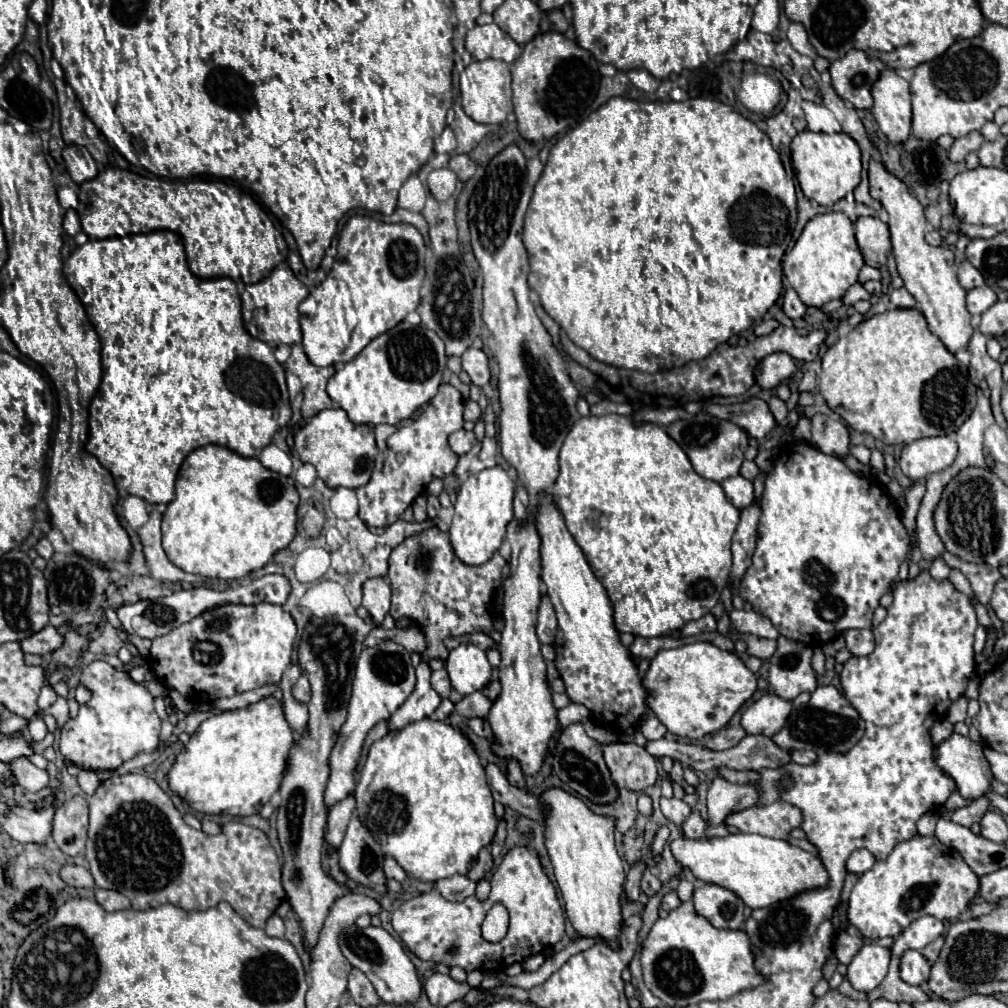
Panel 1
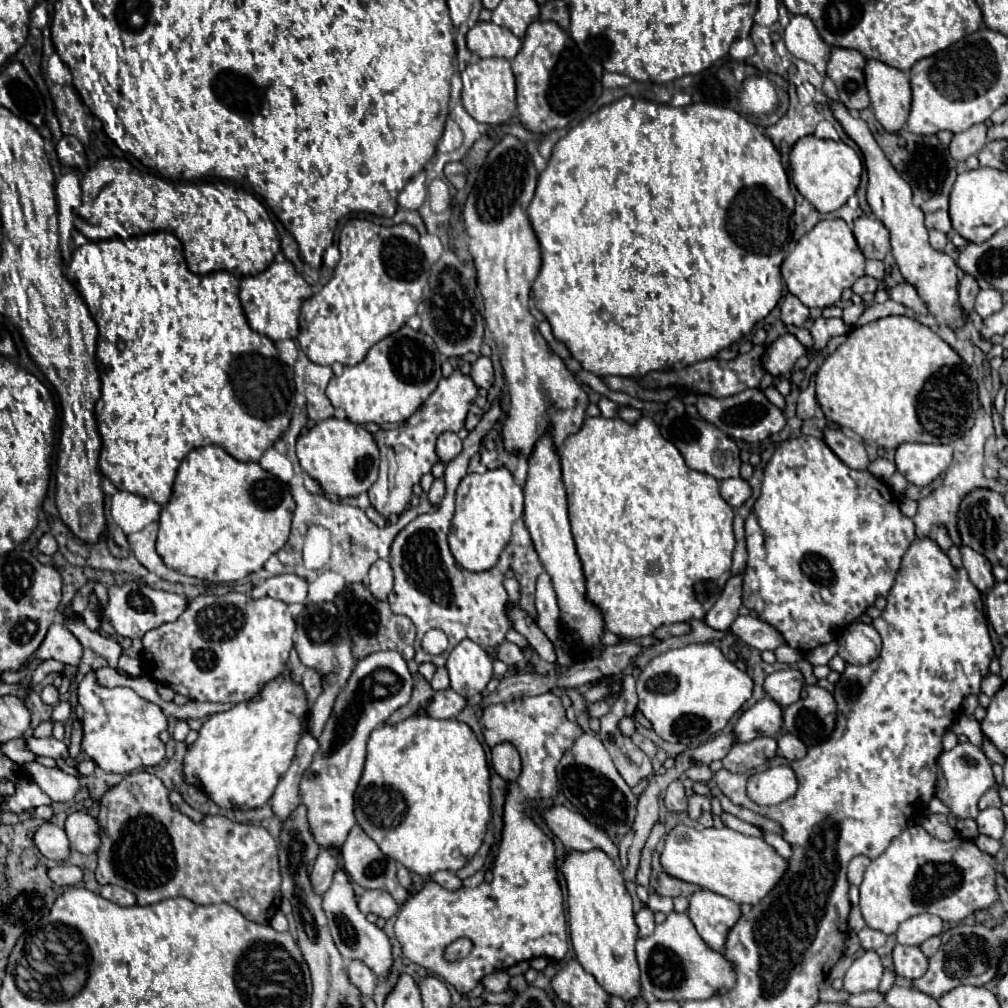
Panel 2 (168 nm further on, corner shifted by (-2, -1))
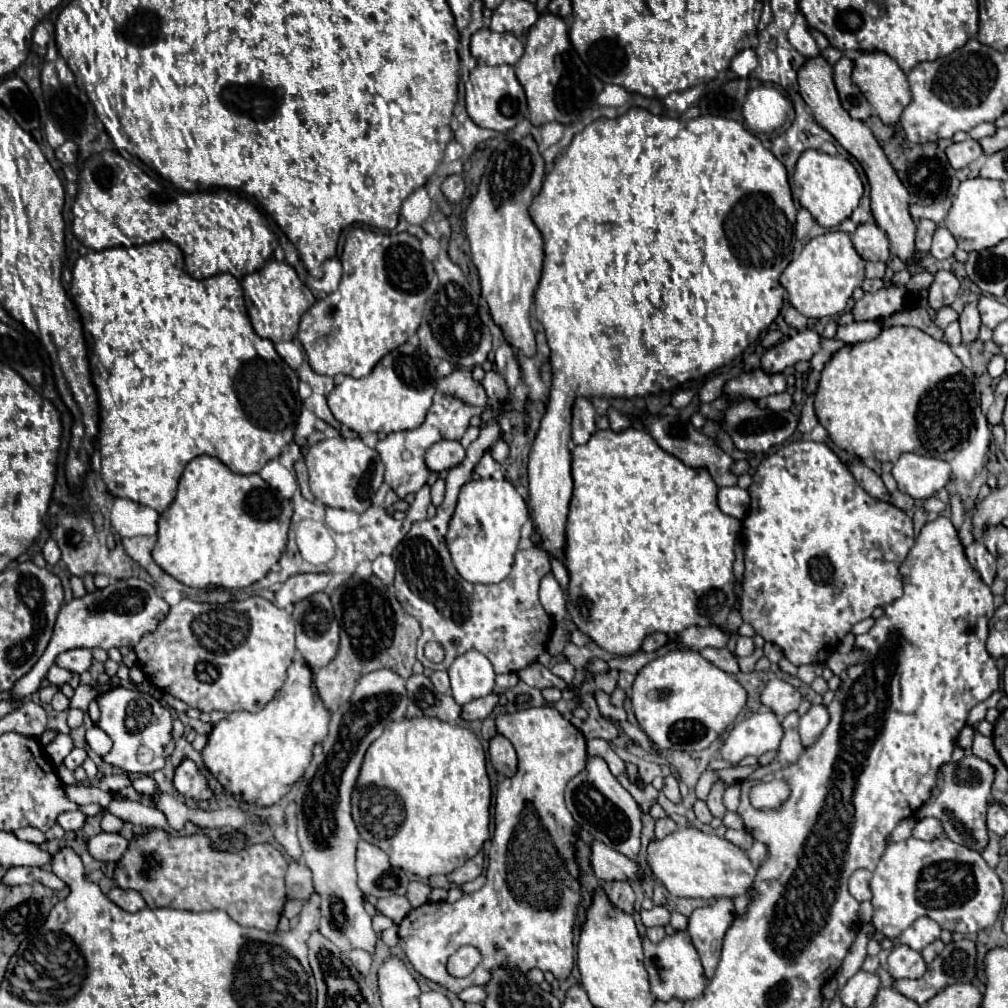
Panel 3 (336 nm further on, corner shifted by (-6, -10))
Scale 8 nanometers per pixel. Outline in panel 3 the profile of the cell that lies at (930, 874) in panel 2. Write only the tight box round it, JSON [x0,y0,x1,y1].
[870,838,1004,940]

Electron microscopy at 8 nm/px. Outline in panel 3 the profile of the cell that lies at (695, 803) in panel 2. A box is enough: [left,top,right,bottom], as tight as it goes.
[706,782,726,818]

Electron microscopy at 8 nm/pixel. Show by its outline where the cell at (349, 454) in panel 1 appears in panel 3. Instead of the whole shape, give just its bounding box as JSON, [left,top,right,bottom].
[304,436,384,512]

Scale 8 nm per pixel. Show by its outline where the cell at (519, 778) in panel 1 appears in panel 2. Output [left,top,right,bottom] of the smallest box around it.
[492,743,520,781]

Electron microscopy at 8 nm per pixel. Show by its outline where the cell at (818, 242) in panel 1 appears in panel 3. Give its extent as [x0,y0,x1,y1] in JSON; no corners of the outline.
[780,232,866,318]

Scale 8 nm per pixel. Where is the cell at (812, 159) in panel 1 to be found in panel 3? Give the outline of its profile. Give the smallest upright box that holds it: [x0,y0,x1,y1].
[794,150,864,228]

